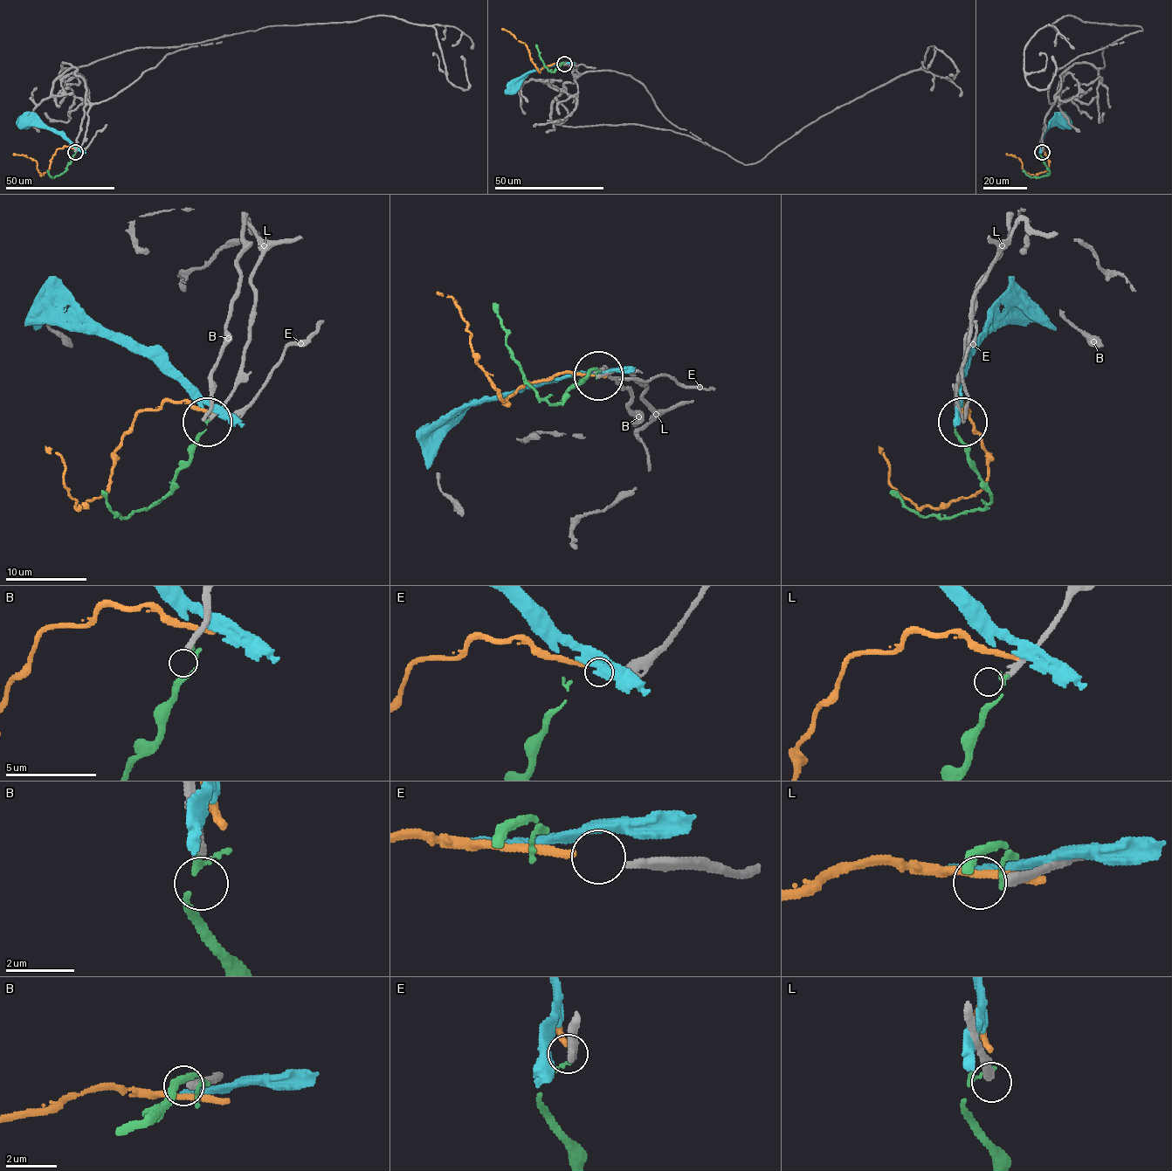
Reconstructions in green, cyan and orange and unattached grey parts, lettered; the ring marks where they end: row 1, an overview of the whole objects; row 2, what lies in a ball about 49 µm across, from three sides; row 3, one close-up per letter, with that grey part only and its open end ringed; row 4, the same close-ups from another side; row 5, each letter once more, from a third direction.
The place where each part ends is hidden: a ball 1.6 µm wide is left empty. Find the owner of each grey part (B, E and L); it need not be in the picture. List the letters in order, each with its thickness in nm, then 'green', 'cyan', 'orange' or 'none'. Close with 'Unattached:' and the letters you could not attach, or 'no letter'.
B: 320 nm | none
E: 300 nm | none
L: 280 nm | none
Unattached: B, E, L

